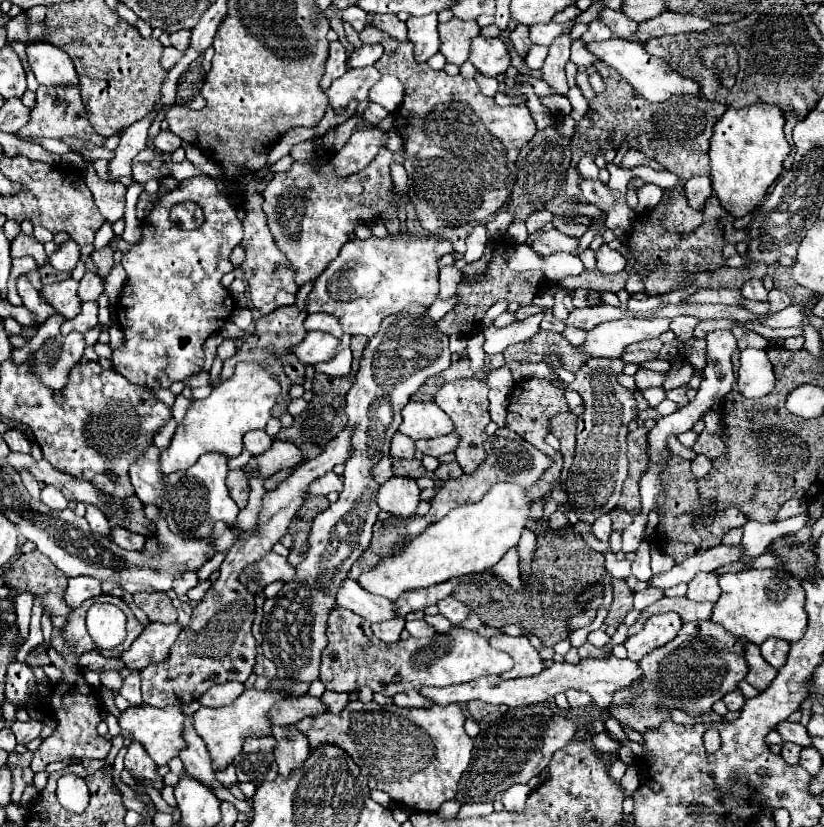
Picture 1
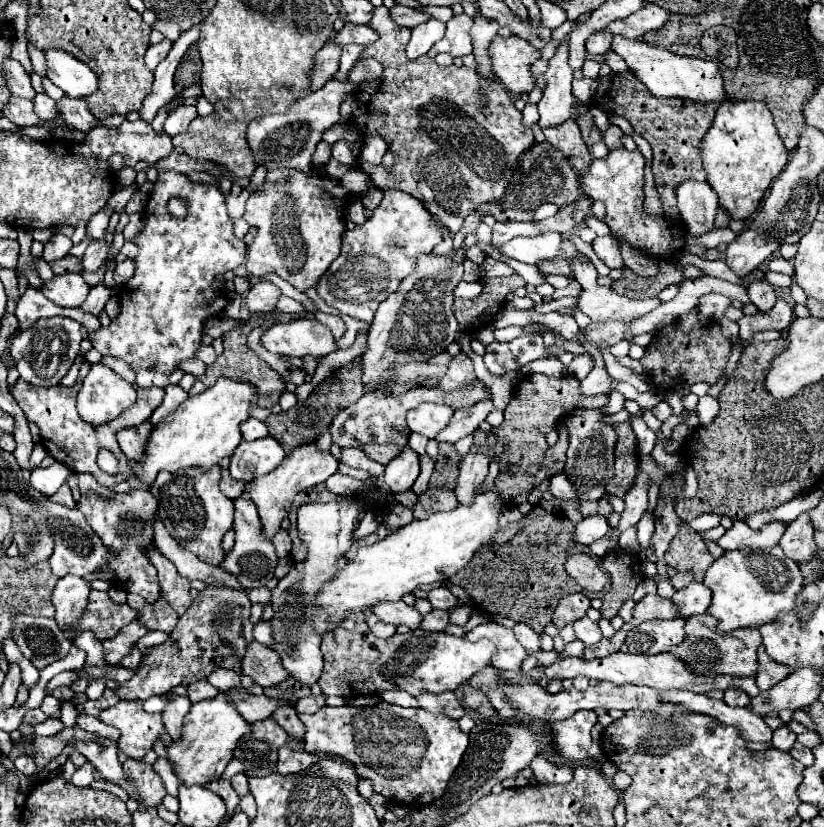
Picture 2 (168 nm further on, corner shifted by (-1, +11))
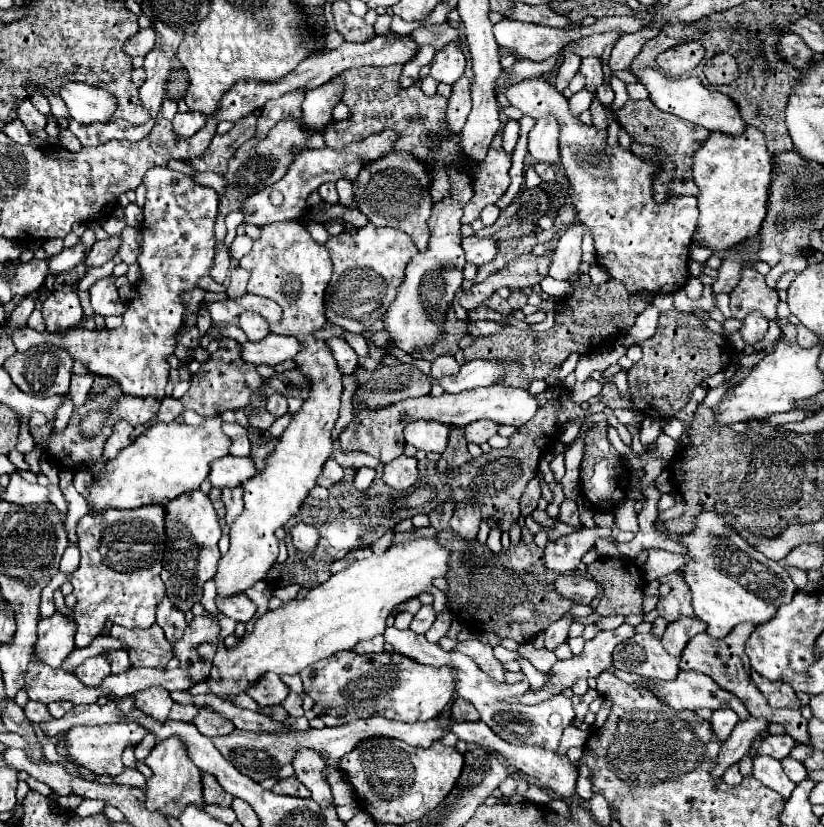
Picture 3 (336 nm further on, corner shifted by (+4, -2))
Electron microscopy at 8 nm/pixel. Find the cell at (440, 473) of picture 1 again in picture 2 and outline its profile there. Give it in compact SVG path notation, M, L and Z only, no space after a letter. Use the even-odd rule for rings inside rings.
M428 488L424 494L418 496L418 502L414 504L414 518L428 518L434 512L440 510L452 510L458 504L456 494L452 490L440 490L440 488Z

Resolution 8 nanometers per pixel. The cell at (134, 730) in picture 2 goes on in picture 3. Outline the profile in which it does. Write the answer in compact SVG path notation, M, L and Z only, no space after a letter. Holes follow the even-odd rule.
M113 723L113 725L99 725L99 727L71 727L63 741L67 741L67 751L73 763L89 769L95 775L119 775L125 765L121 763L121 753L127 745L137 745L145 737L143 727L137 723Z

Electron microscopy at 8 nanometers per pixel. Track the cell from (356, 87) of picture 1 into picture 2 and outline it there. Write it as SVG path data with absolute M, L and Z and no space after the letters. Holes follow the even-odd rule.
M362 58L348 72L348 78L344 82L340 82L340 80L326 82L320 90L316 90L316 92L308 94L306 98L298 100L284 114L268 114L268 116L254 118L250 122L250 126L248 126L248 144L250 144L252 152L254 152L254 160L258 164L264 164L268 170L282 168L282 166L290 166L294 170L314 174L312 154L316 150L316 144L322 140L322 134L330 126L338 124L338 120L340 120L338 110L340 110L342 100L348 94L354 94L356 88L360 88L362 84L370 82L372 78L378 78L380 74L382 74L380 62L376 62L374 58Z

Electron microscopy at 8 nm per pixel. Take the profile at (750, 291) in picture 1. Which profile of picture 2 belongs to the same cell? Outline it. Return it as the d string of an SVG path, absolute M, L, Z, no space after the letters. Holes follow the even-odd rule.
M764 278L750 282L748 294L750 294L752 304L756 304L760 312L770 310L774 306L774 302L776 302L776 292L774 292L772 284L768 280L764 280Z

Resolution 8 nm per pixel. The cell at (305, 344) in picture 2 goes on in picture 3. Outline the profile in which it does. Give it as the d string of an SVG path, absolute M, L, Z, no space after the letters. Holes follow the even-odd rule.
M269 333L267 339L263 339L263 341L243 343L241 345L241 359L247 363L253 363L253 365L267 363L273 367L277 363L293 359L299 353L299 349L301 349L301 345L297 339Z

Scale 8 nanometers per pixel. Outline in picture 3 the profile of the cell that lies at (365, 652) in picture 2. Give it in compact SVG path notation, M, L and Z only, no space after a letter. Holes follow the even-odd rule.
M341 651L321 659L301 671L303 689L315 701L315 715L327 727L345 725L355 719L385 717L393 721L429 721L439 717L455 693L455 681L449 667L423 667L399 653L357 655Z

